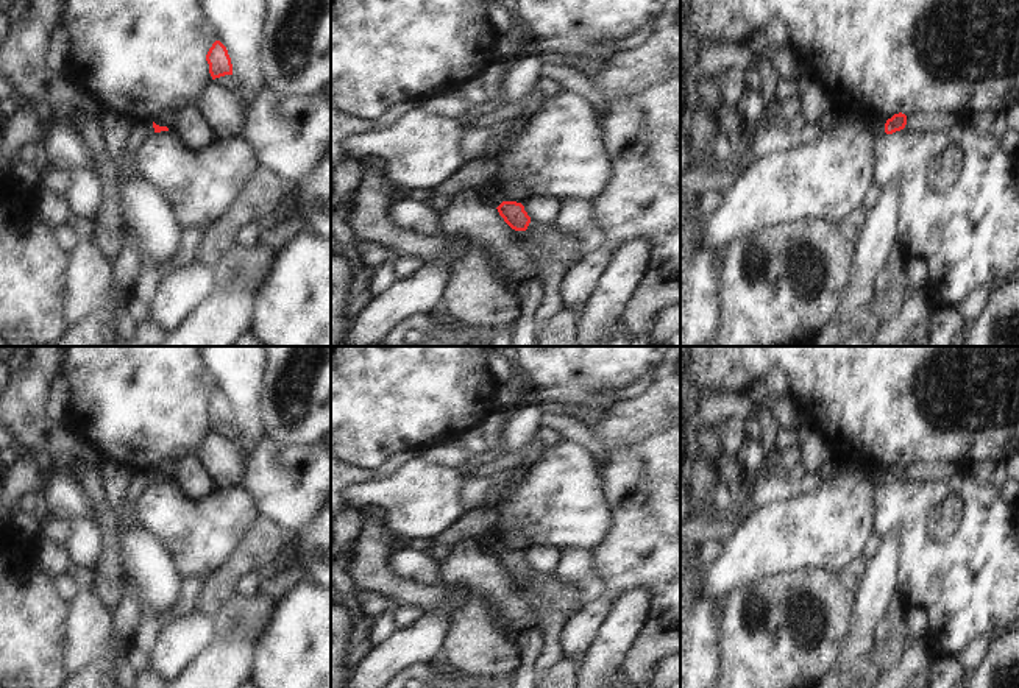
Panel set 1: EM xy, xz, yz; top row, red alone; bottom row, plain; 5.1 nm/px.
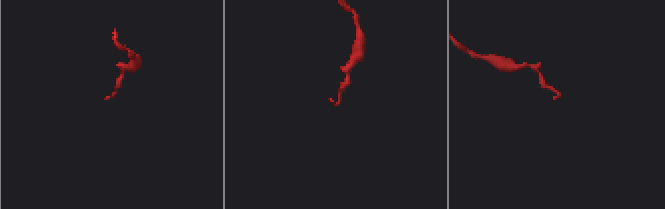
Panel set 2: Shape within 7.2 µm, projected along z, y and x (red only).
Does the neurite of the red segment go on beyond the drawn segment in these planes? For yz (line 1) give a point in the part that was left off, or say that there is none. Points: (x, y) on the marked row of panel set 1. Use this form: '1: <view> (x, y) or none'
1: none

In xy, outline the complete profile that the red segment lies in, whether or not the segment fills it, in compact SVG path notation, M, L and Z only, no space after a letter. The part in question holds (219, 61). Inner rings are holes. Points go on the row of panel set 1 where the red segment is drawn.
M215 41L212 44L206 55L206 61L209 64L209 73L212 80L225 75L233 75L231 58L228 55L226 47L220 41Z

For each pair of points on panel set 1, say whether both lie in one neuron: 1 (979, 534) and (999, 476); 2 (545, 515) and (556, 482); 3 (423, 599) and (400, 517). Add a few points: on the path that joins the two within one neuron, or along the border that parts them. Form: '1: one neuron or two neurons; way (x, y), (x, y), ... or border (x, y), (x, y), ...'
1: two neurons; border (962, 470), (976, 481), (997, 490)
2: one neuron; way (553, 507), (556, 504), (556, 490)
3: two neurons; border (384, 520), (386, 529), (392, 535)

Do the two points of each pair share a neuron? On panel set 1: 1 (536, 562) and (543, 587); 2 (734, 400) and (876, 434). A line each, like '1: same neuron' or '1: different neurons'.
1: different neurons
2: different neurons

